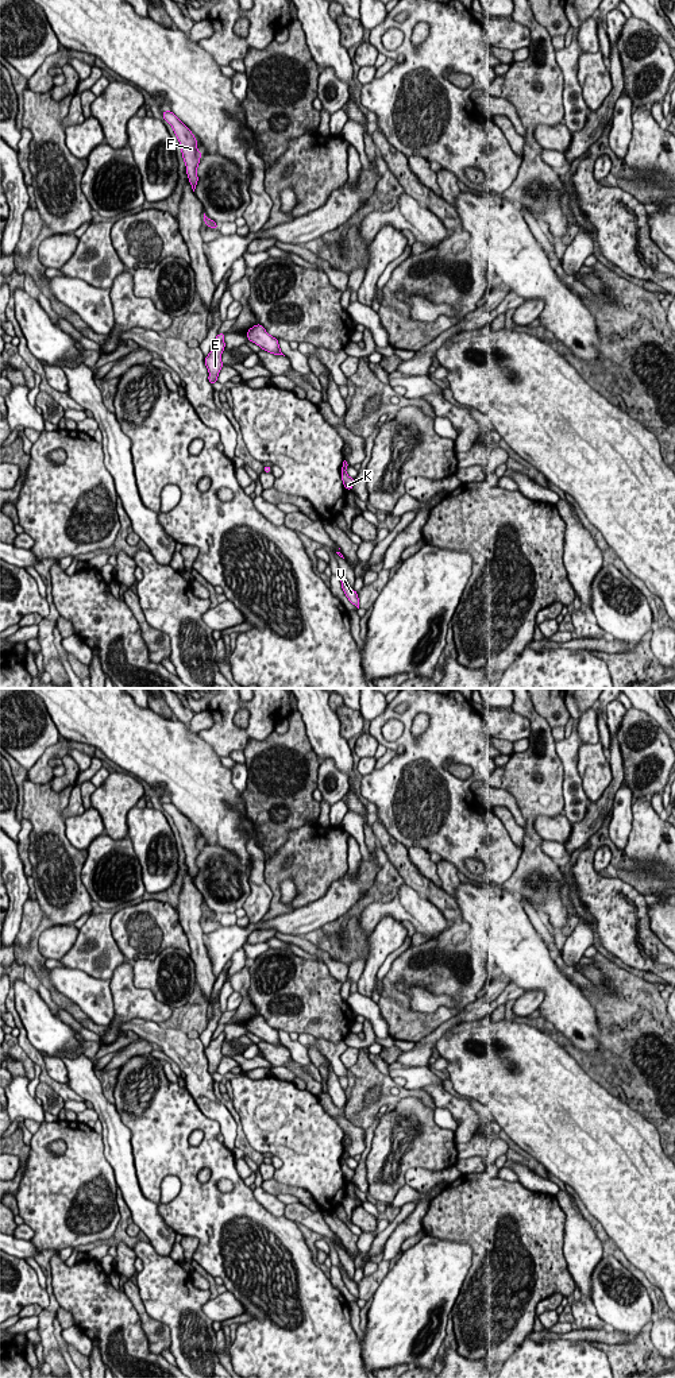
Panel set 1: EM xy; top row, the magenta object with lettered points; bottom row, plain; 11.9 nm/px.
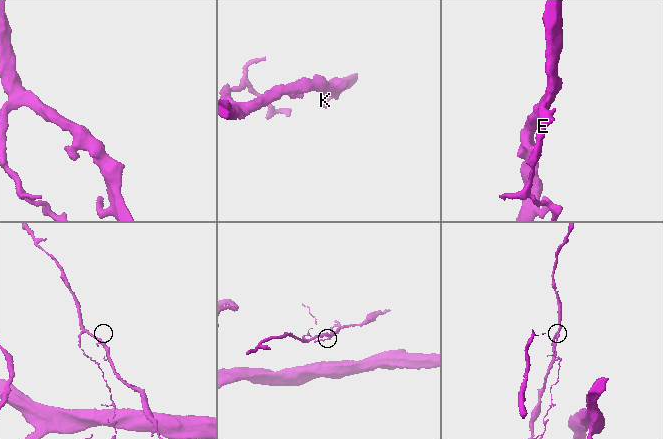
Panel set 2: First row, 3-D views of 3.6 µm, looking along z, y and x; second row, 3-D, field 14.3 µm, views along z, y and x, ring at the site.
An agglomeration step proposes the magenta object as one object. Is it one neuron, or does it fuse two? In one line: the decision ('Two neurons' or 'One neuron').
Two neurons

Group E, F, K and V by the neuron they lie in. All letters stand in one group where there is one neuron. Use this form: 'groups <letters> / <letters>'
groups E V / F K

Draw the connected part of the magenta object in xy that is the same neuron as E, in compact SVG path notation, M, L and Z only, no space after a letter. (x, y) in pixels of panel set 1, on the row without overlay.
M225 1034L219 1035L216 1039L211 1041L209 1046L204 1050L205 1057L208 1058L209 1068L208 1072L209 1074L217 1073L217 1066L224 1057L221 1054L221 1043L224 1042Z

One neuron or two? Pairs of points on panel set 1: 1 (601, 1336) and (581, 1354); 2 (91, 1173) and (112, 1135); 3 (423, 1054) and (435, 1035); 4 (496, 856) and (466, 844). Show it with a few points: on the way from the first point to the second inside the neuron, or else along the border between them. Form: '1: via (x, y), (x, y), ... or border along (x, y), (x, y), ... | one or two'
1: border along (559, 1338), (587, 1340), (590, 1343) | two
2: border along (100, 1134), (103, 1154), (112, 1169), (115, 1181) | two
3: via (423, 1050), (431, 1039) | one
4: via (489, 849), (473, 844) | one

